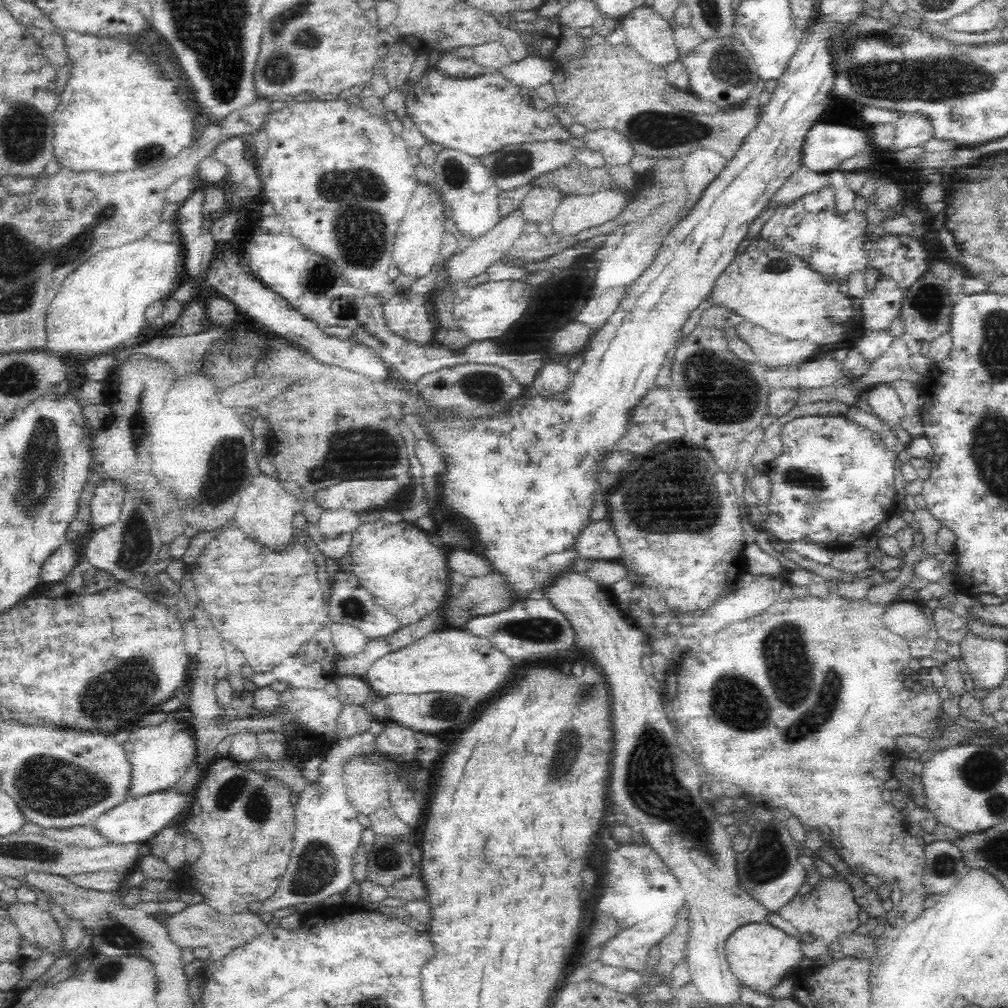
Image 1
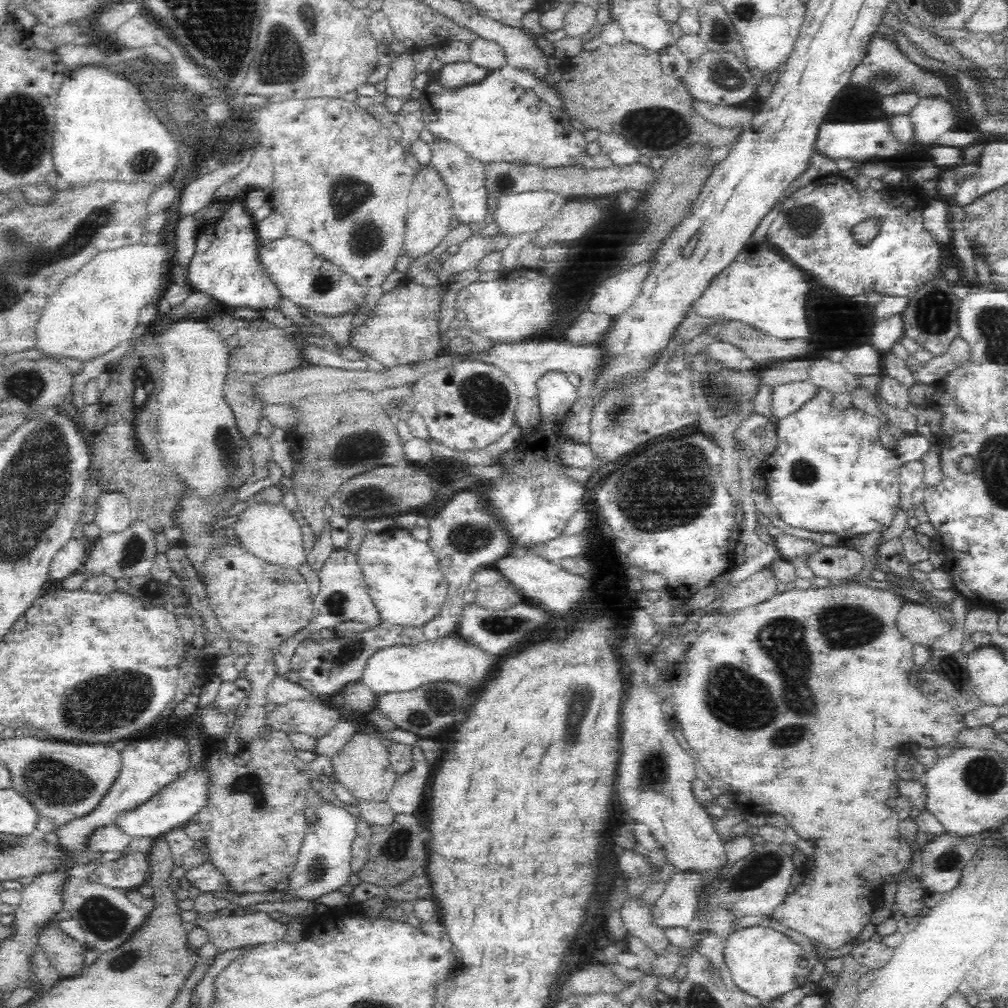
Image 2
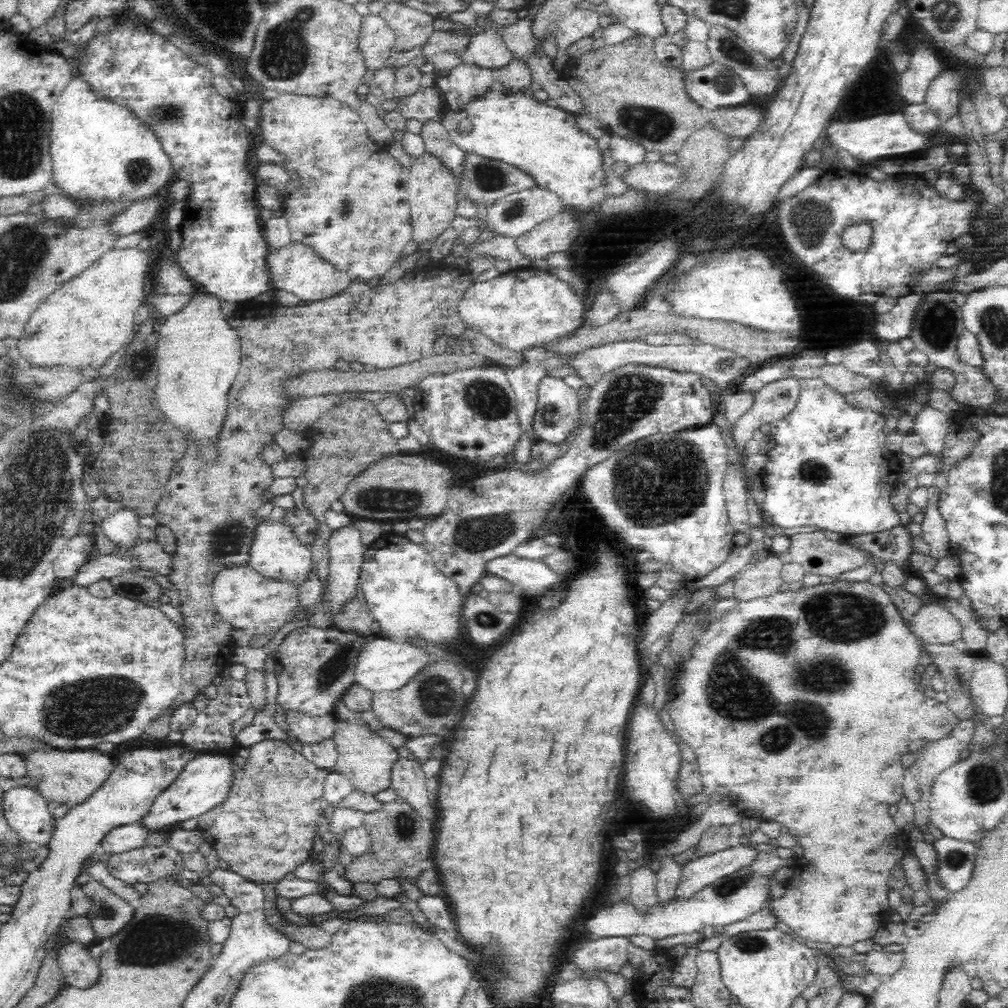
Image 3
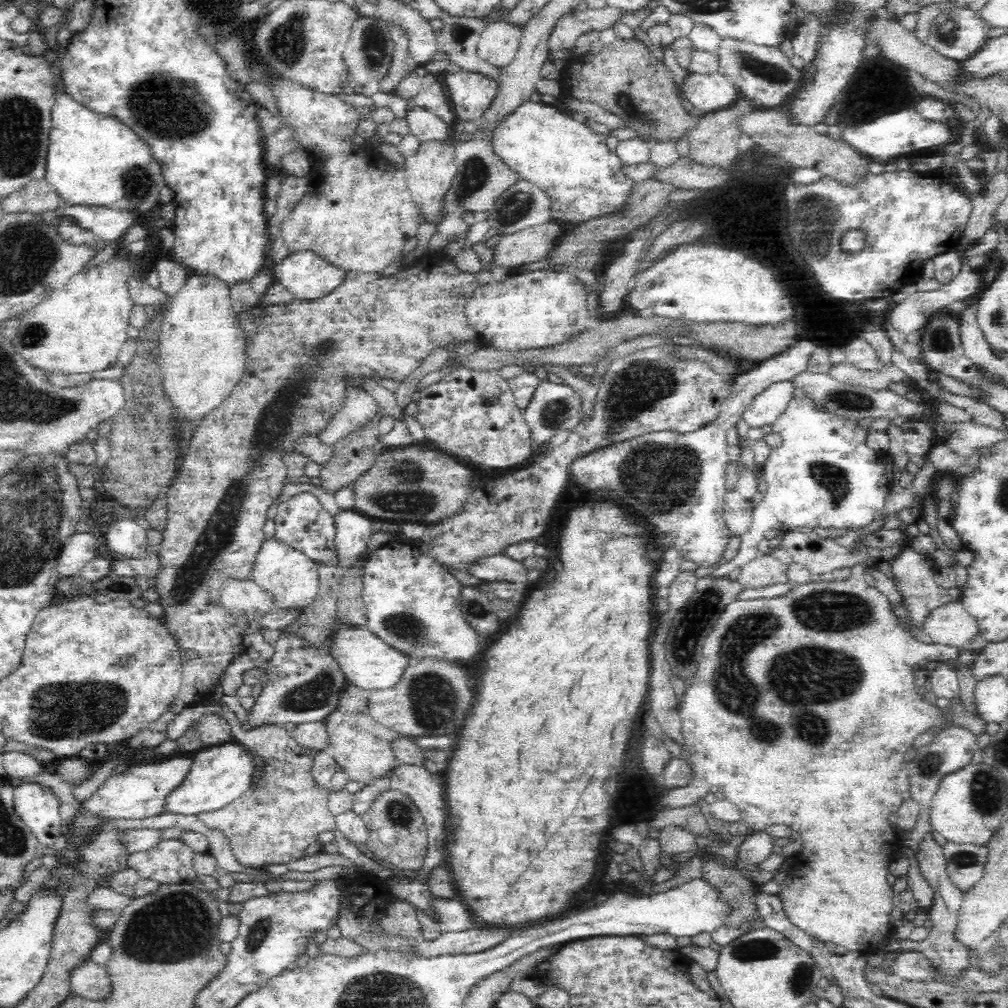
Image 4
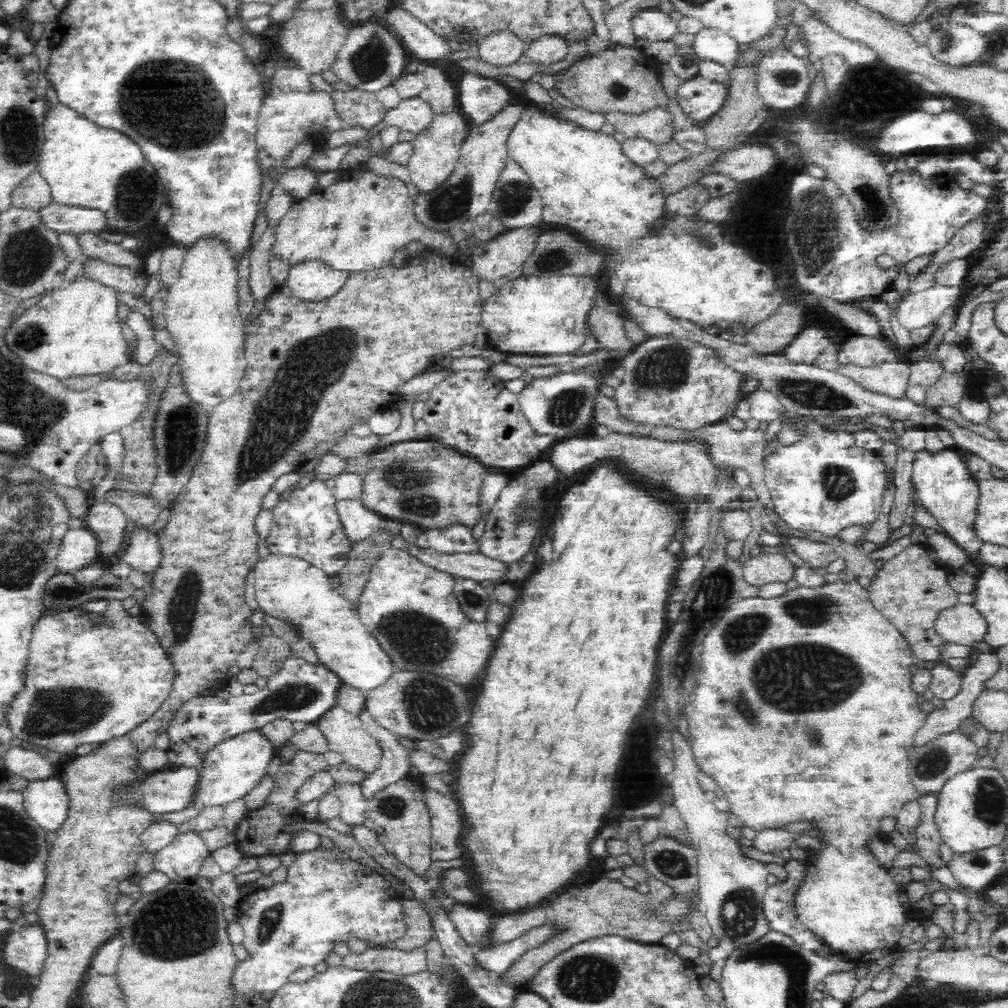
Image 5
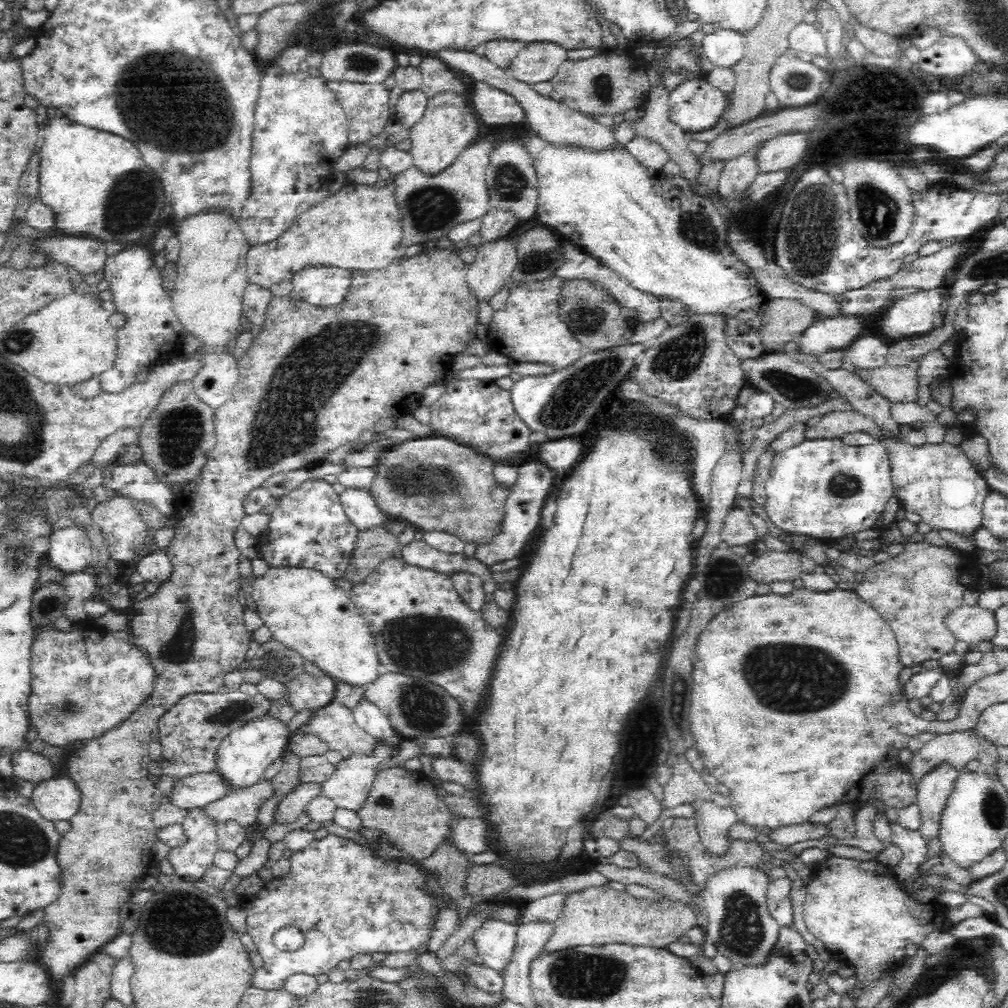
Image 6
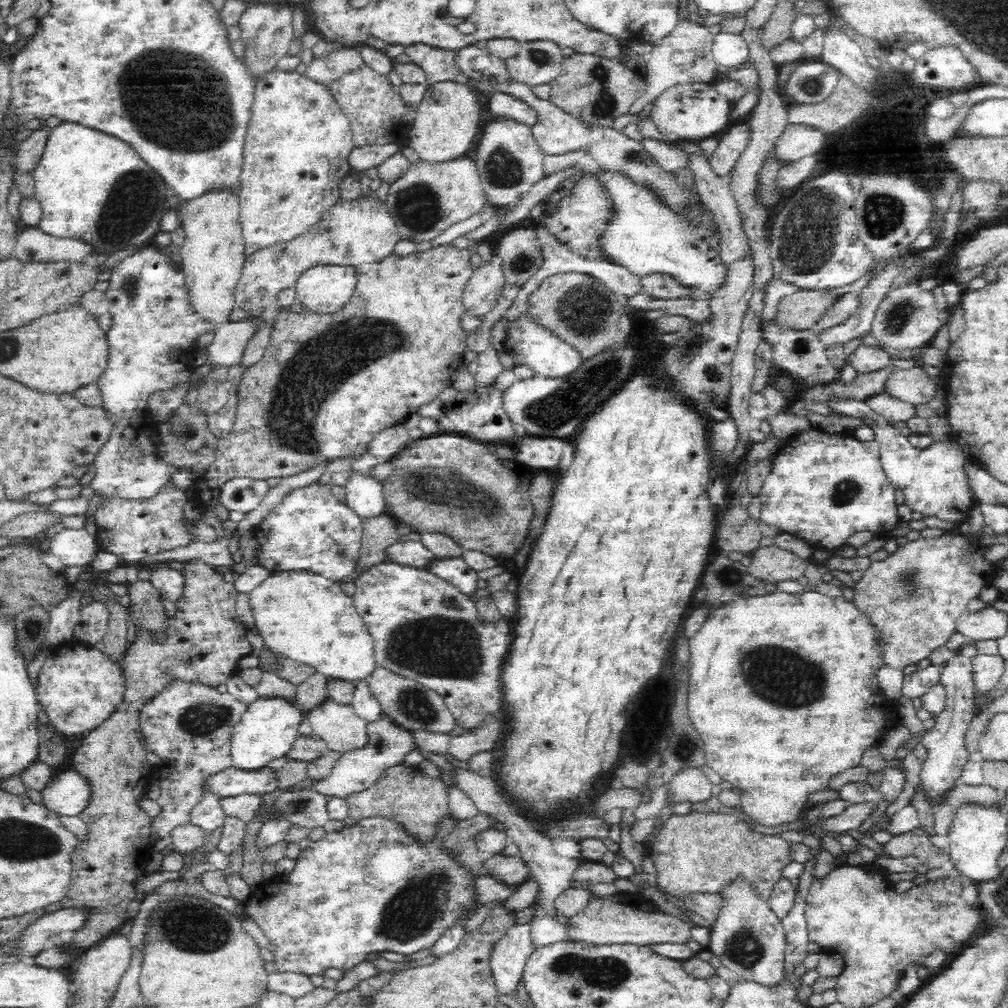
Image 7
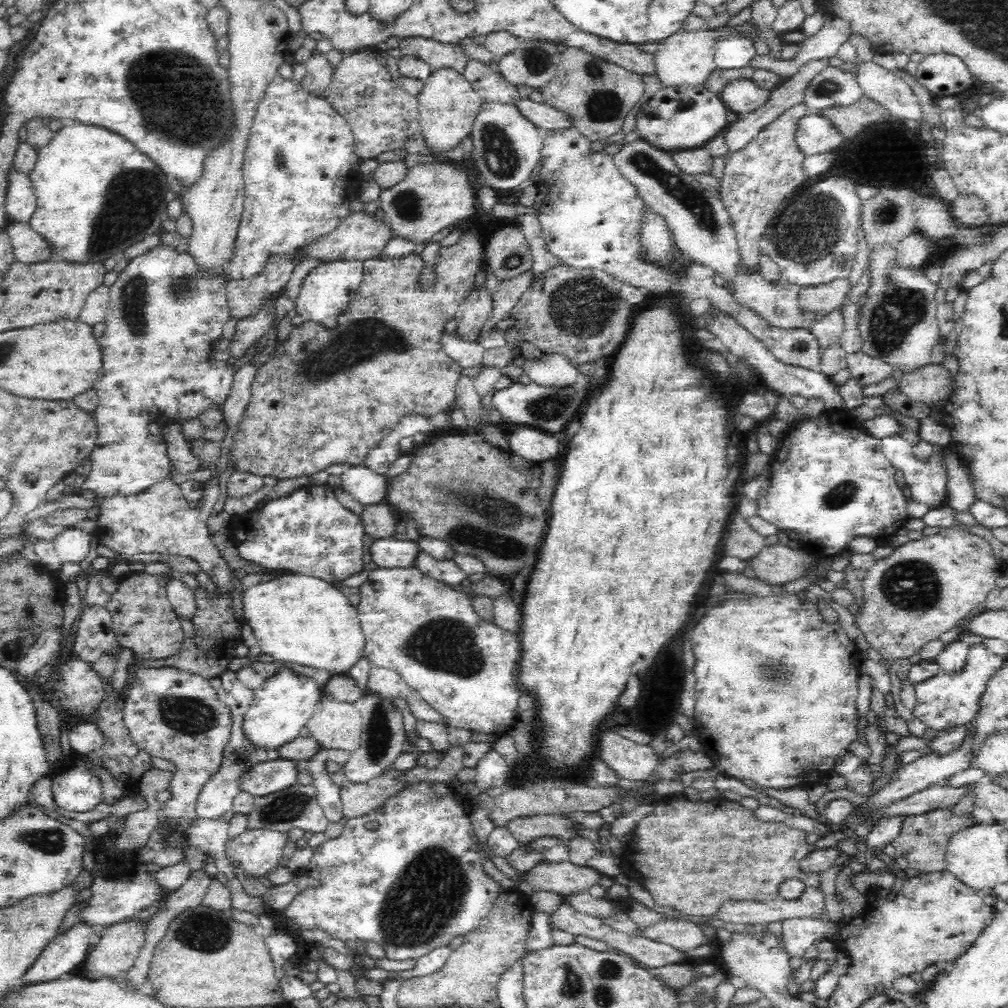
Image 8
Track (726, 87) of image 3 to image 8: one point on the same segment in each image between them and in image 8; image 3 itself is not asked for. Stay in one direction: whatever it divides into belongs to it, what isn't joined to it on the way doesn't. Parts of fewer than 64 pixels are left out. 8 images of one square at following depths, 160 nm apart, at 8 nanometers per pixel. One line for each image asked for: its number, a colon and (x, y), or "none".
4: (708, 92)
5: (699, 98)
6: (696, 105)
7: (695, 111)
8: (680, 118)

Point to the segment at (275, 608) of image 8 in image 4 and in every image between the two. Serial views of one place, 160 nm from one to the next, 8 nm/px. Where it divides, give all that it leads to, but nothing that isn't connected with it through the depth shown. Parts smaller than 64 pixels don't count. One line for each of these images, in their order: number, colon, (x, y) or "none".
4: (370, 664)
5: (289, 588)
6: (305, 610)
7: (303, 615)

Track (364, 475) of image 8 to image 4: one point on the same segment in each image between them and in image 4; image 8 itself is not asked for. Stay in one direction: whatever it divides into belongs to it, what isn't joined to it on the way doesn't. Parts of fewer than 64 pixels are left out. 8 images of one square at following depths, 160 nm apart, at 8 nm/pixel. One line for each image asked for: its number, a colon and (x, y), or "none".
4: (352, 529)
5: (358, 522)
6: (360, 508)
7: (364, 495)

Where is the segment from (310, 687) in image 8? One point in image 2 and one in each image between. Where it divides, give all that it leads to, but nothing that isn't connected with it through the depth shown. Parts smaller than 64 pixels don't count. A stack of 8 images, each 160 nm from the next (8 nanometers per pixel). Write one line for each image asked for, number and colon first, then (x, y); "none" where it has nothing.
2: (173, 806)
3: (204, 782)
4: (220, 774)
5: (229, 771)
6: (243, 756)
7: (266, 732)

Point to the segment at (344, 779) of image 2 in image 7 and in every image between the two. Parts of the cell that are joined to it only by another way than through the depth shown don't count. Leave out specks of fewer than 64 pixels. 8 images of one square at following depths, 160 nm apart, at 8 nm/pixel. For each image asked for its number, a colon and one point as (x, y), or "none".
3: (365, 758)
4: (363, 757)
5: (346, 735)
6: (334, 724)
7: (342, 731)

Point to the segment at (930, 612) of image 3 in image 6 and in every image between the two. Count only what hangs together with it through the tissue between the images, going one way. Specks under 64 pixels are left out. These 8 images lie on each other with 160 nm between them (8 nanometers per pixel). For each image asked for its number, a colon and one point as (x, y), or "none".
4: (950, 625)
5: (960, 624)
6: (972, 624)

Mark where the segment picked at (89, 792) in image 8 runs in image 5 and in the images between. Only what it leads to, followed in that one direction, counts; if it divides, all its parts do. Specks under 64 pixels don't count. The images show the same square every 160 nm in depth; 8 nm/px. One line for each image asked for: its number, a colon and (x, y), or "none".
5: (45, 801)
6: (56, 799)
7: (67, 794)

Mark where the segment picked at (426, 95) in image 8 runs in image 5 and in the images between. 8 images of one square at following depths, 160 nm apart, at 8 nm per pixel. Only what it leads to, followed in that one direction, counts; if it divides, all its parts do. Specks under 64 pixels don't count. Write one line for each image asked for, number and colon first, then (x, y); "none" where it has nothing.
5: (435, 152)
6: (448, 126)
7: (445, 124)

